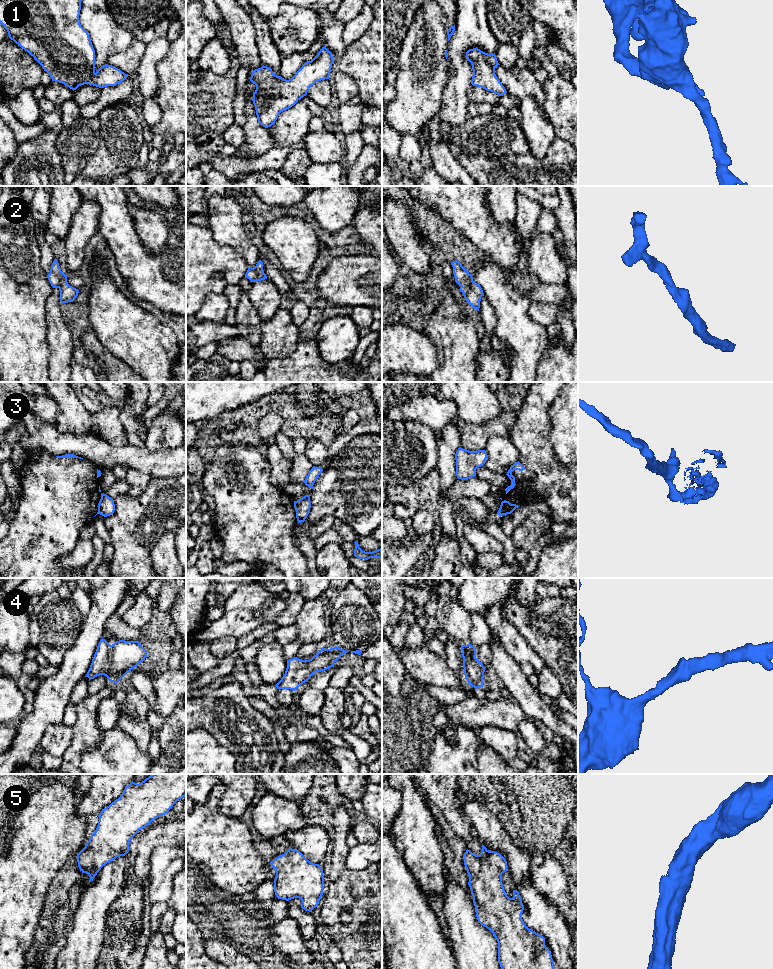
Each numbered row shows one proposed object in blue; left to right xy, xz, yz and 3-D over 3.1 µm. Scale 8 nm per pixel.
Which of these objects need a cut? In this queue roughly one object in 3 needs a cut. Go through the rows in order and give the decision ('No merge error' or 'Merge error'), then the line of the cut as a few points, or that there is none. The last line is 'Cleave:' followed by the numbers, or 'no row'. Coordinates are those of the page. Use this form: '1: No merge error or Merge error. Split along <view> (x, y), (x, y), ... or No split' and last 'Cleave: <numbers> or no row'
1: No merge error. No split
2: No merge error. No split
3: Merge error. Split along xz (297, 518), (299, 522)
4: No merge error. No split
5: No merge error. No split
Cleave: 3

